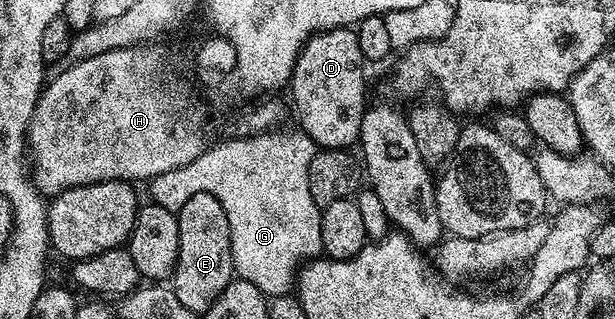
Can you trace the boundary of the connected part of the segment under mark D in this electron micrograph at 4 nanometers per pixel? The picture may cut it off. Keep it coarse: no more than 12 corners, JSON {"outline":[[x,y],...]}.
{"outline":[[354,29],[303,45],[289,91],[316,147],[358,143],[369,105]]}

